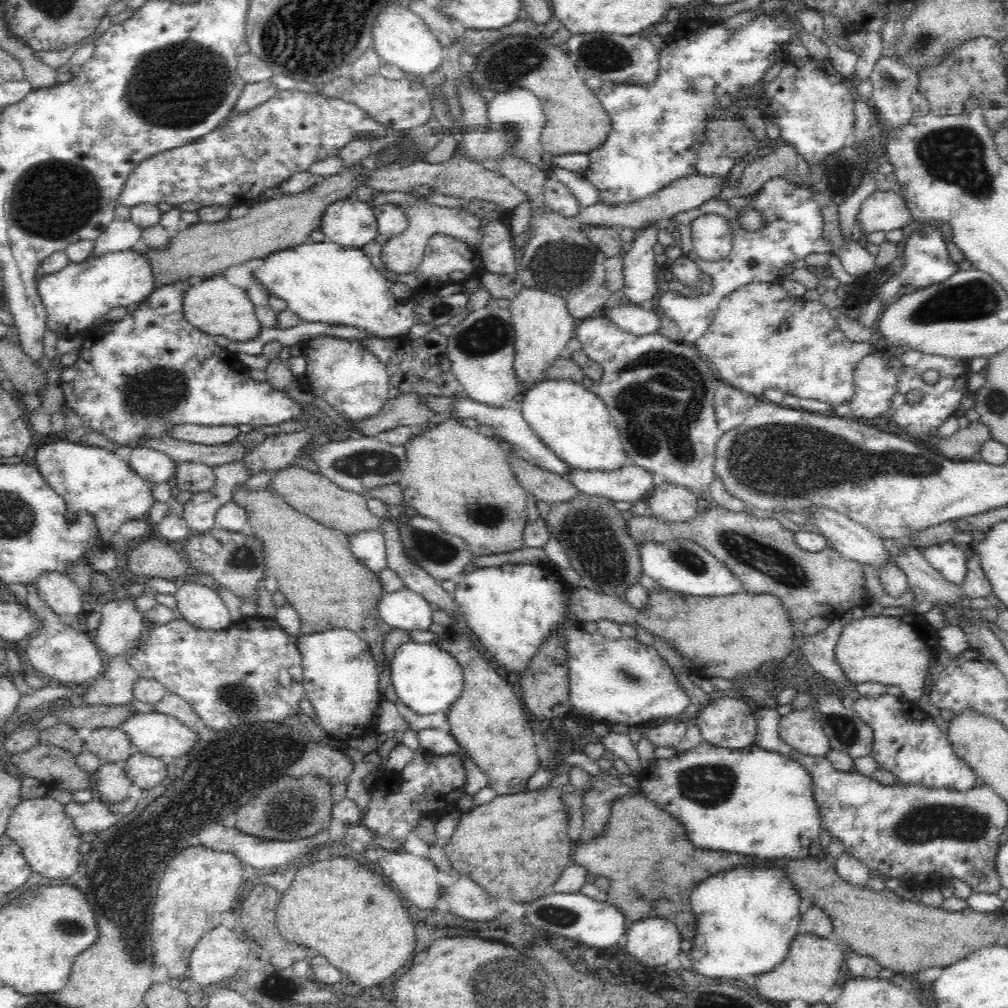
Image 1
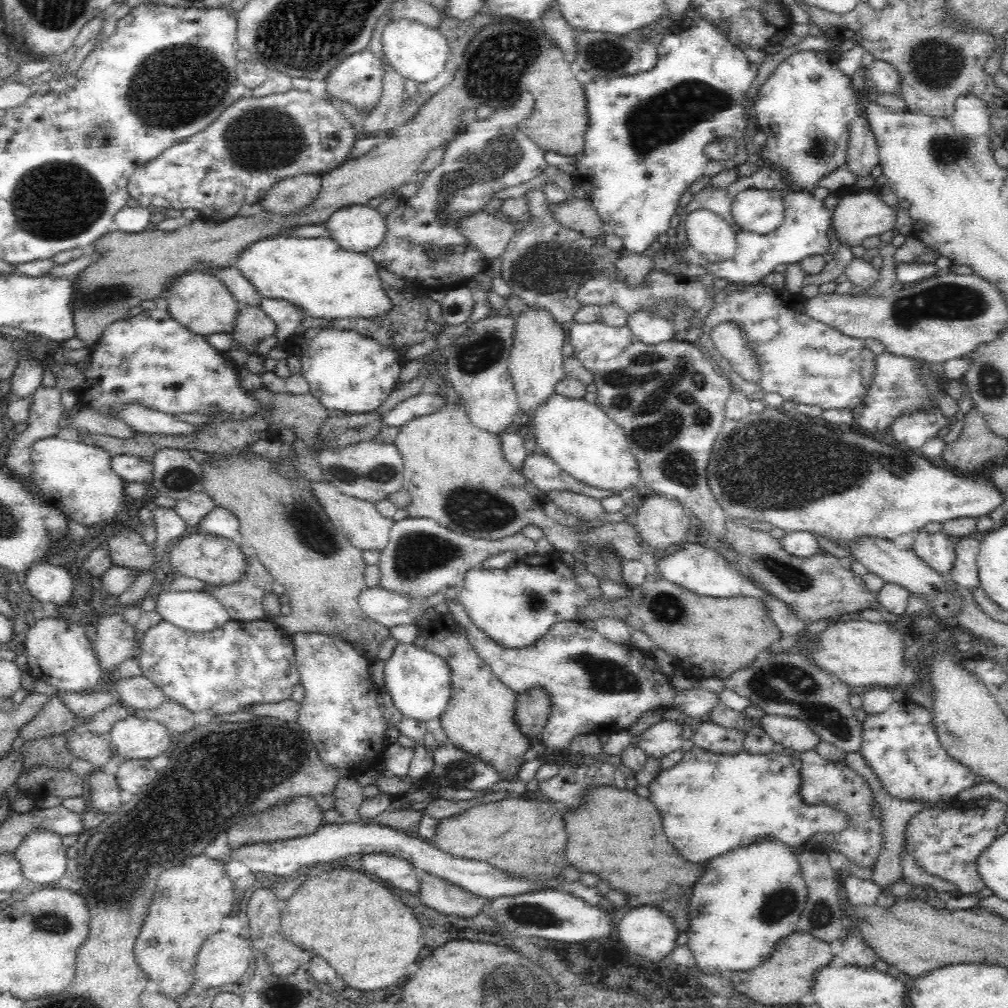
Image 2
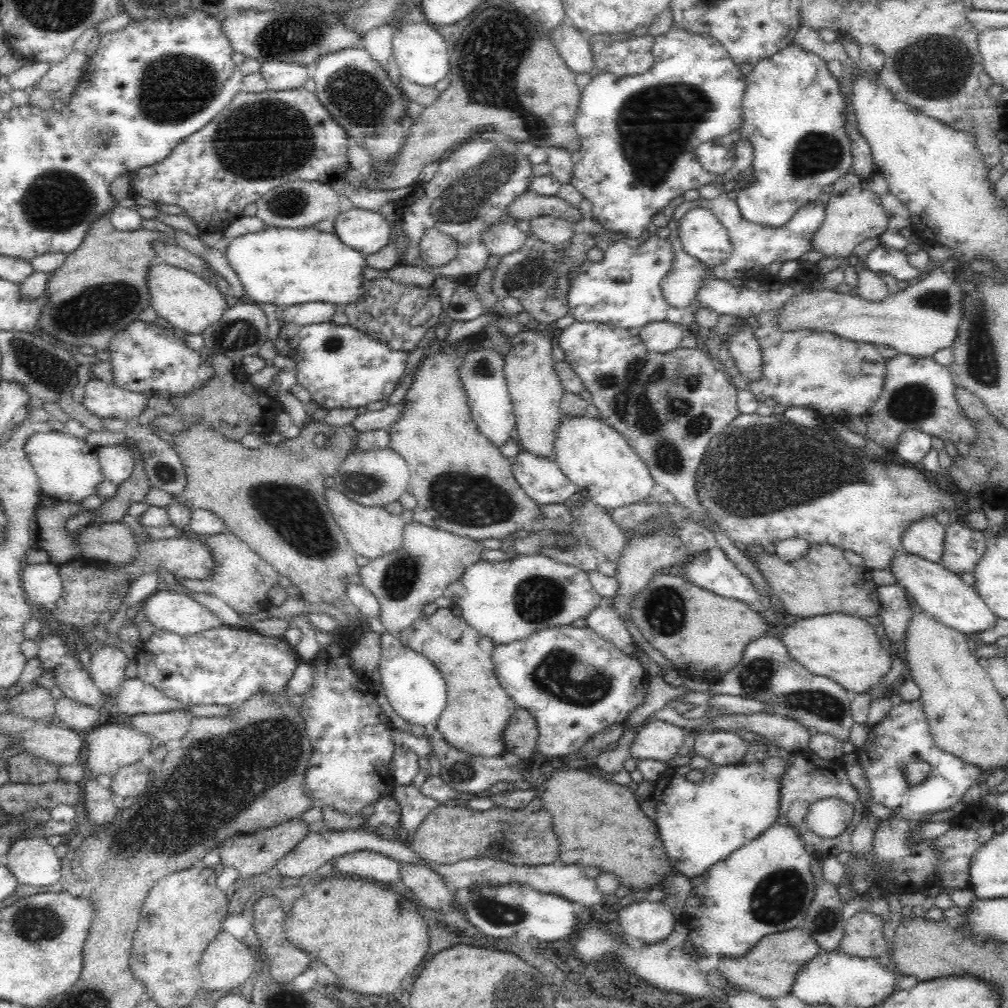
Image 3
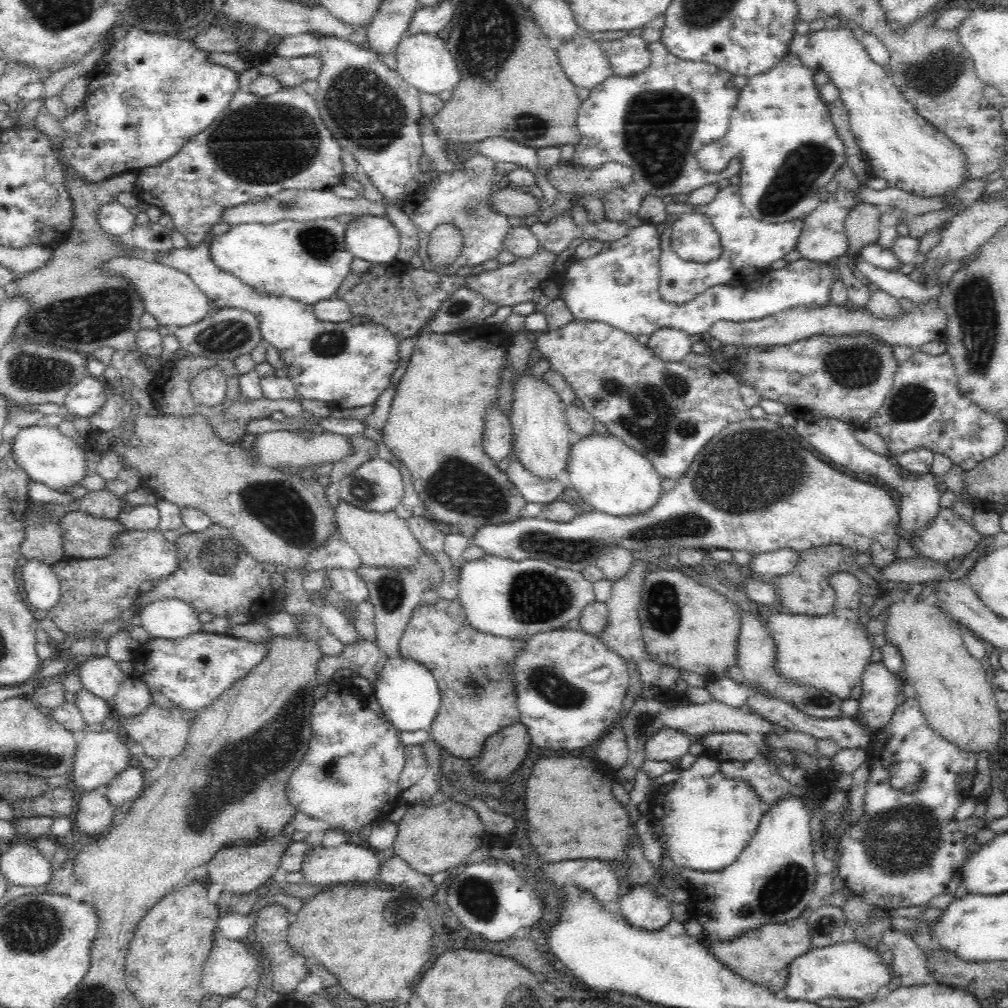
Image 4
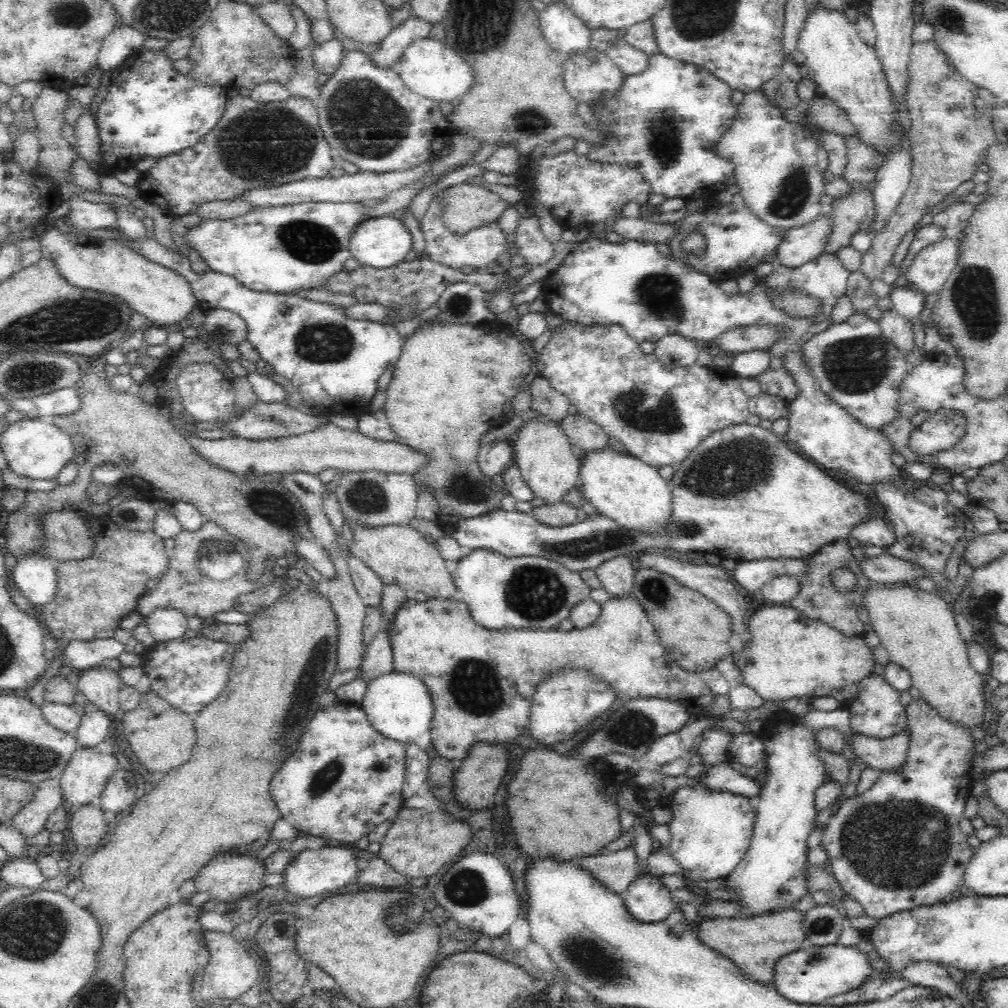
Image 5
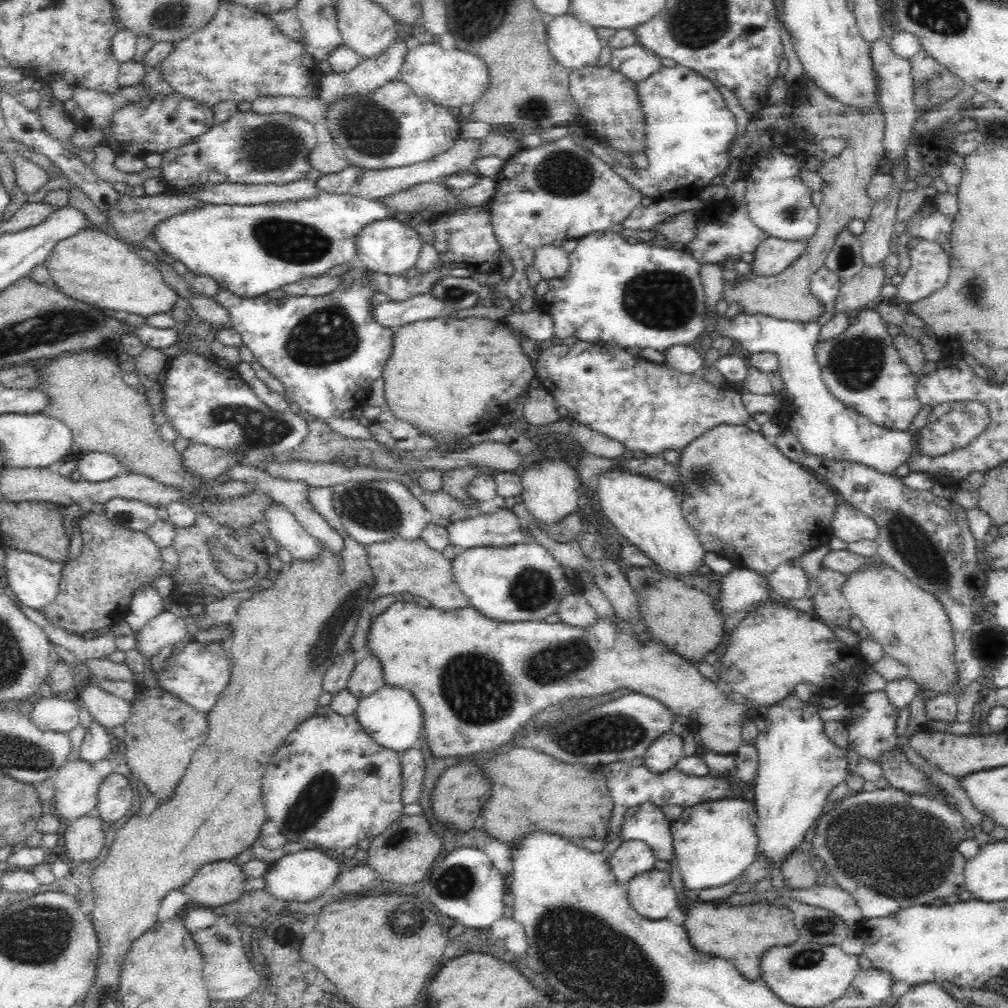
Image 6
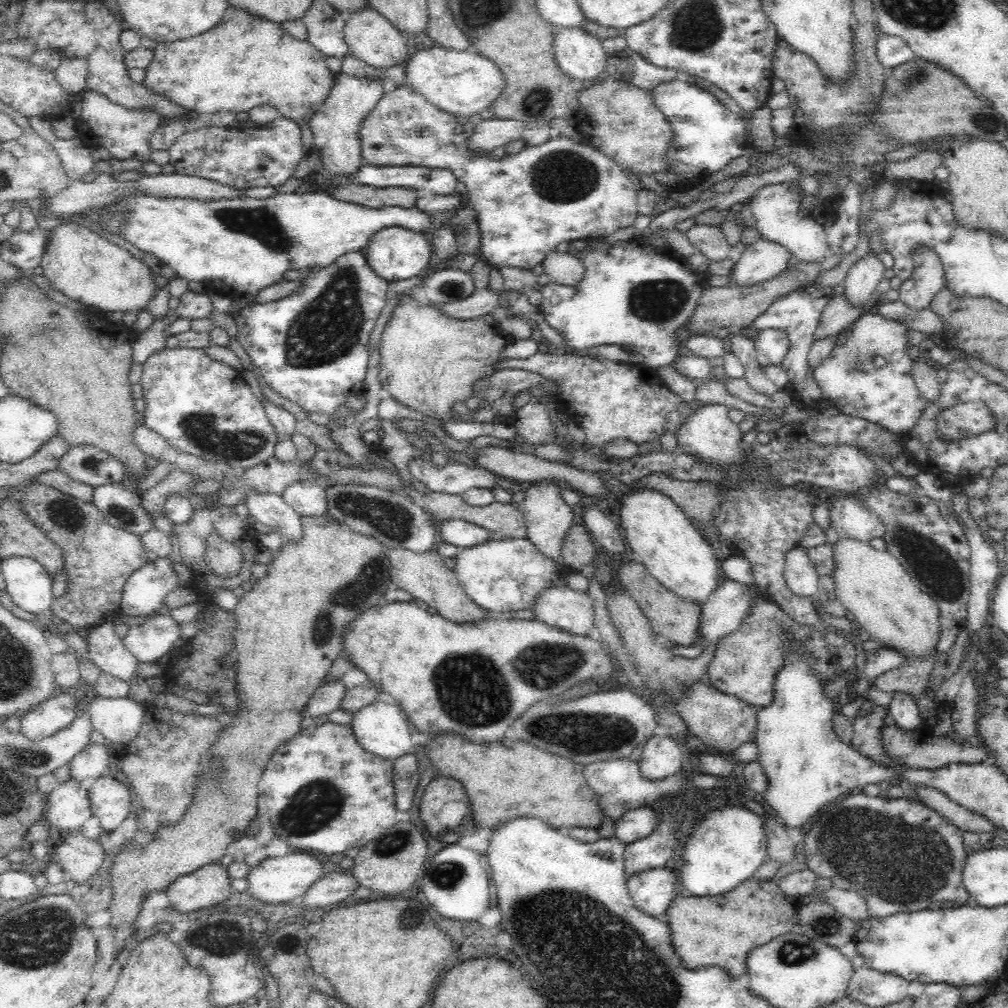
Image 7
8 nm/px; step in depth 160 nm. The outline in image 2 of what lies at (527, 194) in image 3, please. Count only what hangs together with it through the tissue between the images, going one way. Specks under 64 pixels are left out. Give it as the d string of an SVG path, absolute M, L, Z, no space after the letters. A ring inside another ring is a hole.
M572 197L564 202L550 202L548 204L550 213L562 226L570 230L577 230L584 236L600 237L605 233L602 219L597 210L591 205L588 198Z

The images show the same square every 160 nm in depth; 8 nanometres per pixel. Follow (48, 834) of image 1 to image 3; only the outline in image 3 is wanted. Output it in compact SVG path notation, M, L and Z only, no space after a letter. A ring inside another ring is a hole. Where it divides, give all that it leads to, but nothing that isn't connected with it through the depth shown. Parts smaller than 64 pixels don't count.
M24 838L13 843L1 863L14 874L18 884L50 886L61 878L61 859L56 856L54 846L46 838Z

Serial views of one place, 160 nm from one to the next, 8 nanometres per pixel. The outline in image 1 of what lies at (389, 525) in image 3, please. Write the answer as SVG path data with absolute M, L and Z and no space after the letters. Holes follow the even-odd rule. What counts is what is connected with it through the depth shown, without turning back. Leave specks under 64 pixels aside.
M292 463L286 468L277 470L269 487L278 492L278 495L292 509L298 510L320 524L336 529L346 536L356 534L358 531L381 531L381 520L370 513L363 495L342 490L320 473L314 473Z

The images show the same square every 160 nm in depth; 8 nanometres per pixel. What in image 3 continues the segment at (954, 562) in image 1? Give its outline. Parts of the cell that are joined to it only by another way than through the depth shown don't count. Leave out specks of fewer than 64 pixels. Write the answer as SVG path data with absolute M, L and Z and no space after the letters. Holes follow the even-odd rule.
M934 515L918 518L902 534L900 547L906 553L940 563L944 532L944 526L936 521Z

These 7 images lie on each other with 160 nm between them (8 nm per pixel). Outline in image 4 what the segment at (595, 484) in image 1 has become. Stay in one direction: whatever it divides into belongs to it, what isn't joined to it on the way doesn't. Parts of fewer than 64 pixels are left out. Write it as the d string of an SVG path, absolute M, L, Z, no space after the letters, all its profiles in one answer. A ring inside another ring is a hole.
M511 458L506 473L510 482L527 502L549 504L557 501L558 496L563 494L565 478L558 481L542 481L540 477L530 475L530 471L527 471L516 458Z

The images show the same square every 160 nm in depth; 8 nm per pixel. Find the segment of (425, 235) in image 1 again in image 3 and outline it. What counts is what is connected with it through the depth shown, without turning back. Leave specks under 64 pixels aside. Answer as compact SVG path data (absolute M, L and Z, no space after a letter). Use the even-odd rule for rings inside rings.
M498 221L487 228L483 234L483 241L490 254L503 257L520 250L528 235L518 229L513 221L509 223Z

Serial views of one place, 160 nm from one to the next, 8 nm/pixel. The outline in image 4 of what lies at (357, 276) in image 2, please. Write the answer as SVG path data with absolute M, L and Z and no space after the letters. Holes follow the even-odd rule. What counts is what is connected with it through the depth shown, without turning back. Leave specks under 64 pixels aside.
M337 215L332 218L318 218L318 220L284 218L274 224L254 222L230 225L226 232L211 236L208 241L208 251L210 251L210 259L218 268L234 274L254 290L276 296L288 296L315 305L318 301L334 297L342 280L350 272L353 256L345 243L346 227L346 224L342 224L337 219Z

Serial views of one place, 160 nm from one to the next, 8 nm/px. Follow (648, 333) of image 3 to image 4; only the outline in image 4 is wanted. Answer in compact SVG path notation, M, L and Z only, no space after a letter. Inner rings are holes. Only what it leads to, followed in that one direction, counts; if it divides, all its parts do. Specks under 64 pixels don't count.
M673 328L655 330L647 347L664 362L682 362L691 352L690 335Z

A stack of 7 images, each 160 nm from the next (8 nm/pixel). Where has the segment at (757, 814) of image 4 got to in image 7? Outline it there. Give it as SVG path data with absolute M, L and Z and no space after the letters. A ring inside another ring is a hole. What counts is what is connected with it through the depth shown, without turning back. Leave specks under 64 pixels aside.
M740 804L724 805L705 814L694 832L684 842L678 880L686 894L716 896L734 890L741 882L752 878L768 858L768 842L762 817Z

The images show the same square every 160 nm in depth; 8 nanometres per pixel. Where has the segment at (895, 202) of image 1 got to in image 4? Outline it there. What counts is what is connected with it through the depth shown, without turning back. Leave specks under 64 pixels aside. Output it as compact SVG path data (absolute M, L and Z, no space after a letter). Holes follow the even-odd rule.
M843 165L833 178L838 183L837 191L829 196L827 201L821 202L809 215L802 218L802 232L796 240L796 250L800 254L800 258L811 260L814 262L828 262L834 258L845 254L848 248L848 239L844 233L844 218L850 214L850 210L861 202L854 190L858 190L861 184L858 177L852 173L852 170Z

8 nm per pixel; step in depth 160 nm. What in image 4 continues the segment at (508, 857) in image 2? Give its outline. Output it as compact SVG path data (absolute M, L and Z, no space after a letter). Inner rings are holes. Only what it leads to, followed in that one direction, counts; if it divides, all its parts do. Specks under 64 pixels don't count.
M453 800L437 806L407 806L396 825L398 832L391 847L394 856L404 859L419 874L430 876L440 872L456 871L470 861L470 857L479 847L488 847L493 842L508 842L488 836L484 832L484 824L478 813L472 807Z

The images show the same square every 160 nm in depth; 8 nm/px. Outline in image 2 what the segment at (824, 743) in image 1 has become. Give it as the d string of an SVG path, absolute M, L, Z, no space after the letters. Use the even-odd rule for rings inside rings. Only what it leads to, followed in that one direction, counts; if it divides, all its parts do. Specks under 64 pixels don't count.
M766 714L760 716L758 724L774 742L799 753L815 749L821 740L805 722L797 718Z

